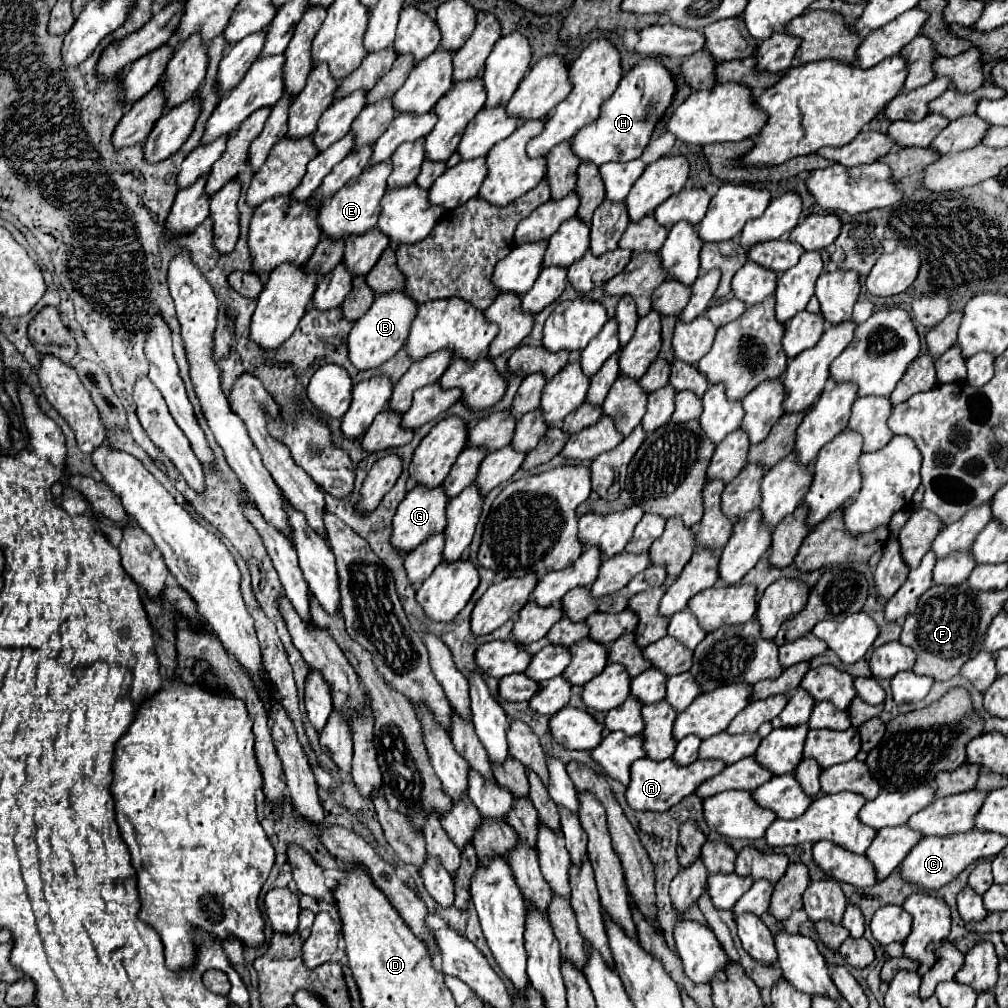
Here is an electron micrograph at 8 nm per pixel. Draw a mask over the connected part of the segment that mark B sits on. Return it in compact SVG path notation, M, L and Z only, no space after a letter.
M402 291L398 293L384 293L374 299L372 307L354 323L348 335L348 357L352 365L360 371L368 371L380 367L384 361L394 357L408 337L408 329L412 319L416 317L418 305L410 301Z

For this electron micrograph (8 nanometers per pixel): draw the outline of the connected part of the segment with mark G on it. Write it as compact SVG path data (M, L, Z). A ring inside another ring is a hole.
M416 485L414 489L410 489L404 497L404 501L398 505L398 511L392 519L392 535L390 535L390 545L400 553L410 553L414 551L416 547L420 547L428 537L436 535L436 533L442 533L444 527L446 527L446 515L444 515L444 509L446 509L446 495L440 487L436 489L424 489L422 485Z

